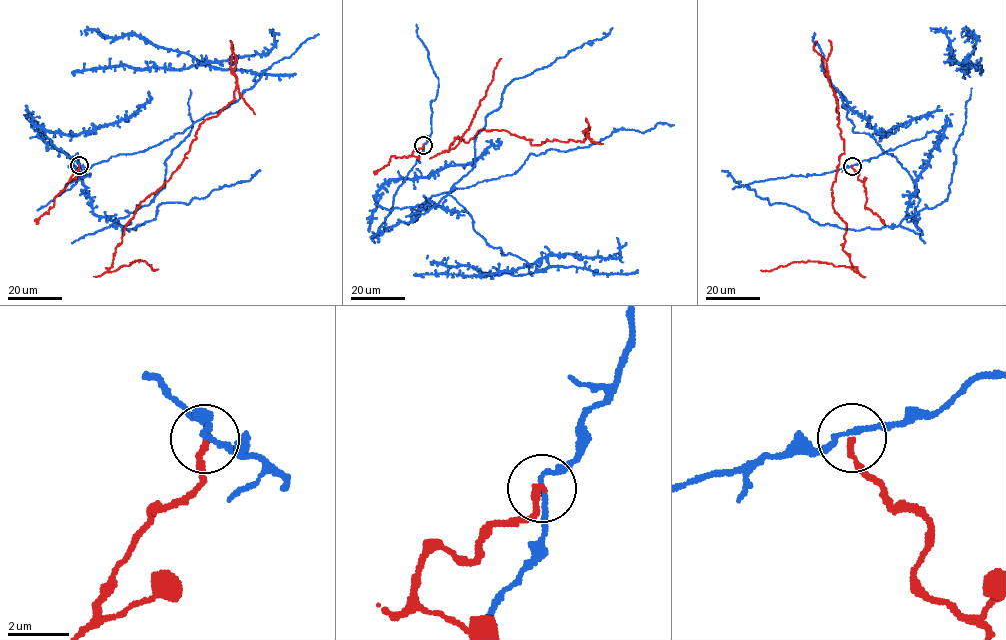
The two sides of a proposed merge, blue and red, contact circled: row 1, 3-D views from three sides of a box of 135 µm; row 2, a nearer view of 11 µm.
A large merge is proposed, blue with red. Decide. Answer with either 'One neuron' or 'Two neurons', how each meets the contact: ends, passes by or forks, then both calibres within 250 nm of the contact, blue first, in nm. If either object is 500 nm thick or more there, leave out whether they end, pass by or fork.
Two neurons. At the ring blue passes by. At the ring red ends. Thickness 130 nm (blue) against 170 nm

